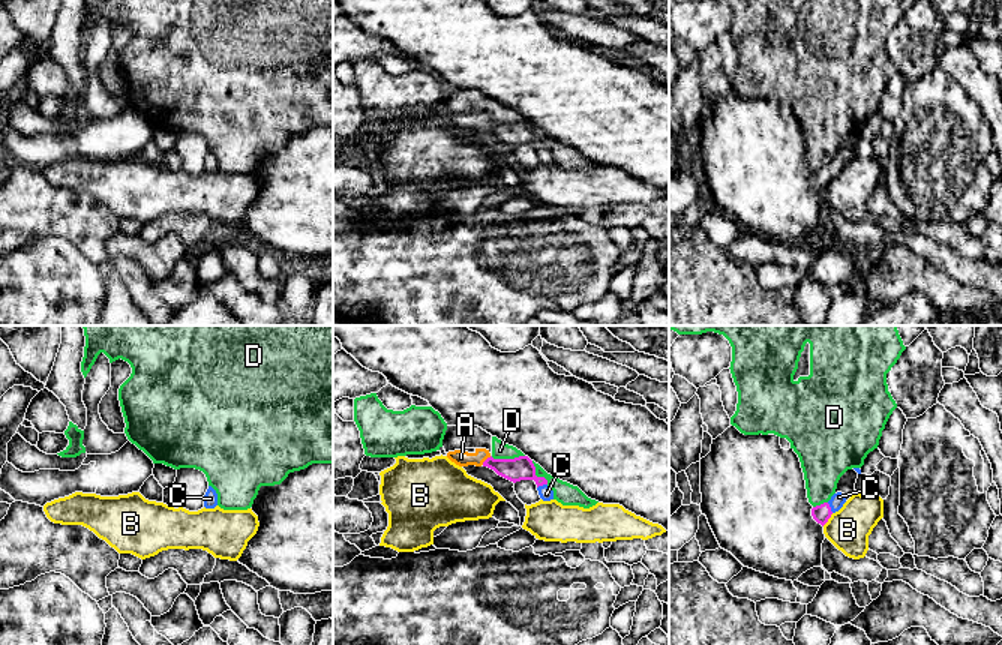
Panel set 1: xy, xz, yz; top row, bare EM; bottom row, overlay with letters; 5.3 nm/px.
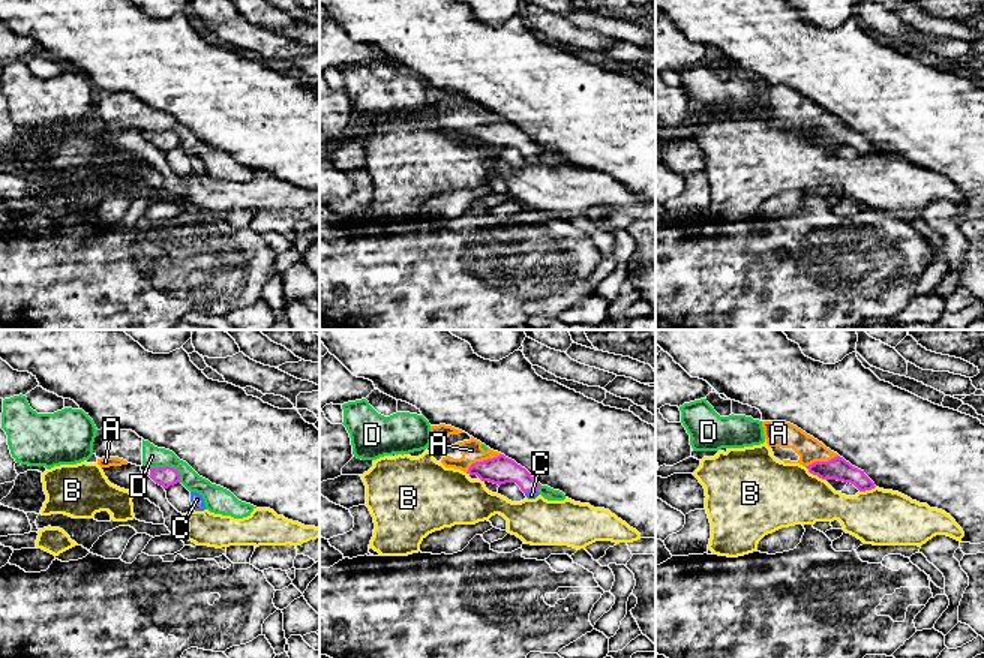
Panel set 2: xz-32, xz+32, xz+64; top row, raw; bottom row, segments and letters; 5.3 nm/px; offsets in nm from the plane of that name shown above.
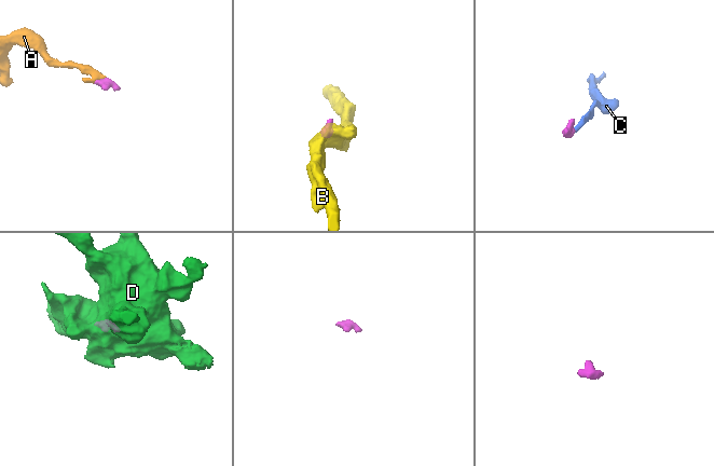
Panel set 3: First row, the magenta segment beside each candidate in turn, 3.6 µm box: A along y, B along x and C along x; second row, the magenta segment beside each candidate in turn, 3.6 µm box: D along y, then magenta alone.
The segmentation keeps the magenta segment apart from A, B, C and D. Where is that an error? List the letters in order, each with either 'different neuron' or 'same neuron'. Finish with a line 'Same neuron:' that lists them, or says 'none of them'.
A: same neuron
B: different neuron
C: same neuron
D: different neuron
Same neuron: A, C

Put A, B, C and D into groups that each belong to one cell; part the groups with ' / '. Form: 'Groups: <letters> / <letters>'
Groups: A C / B / D

